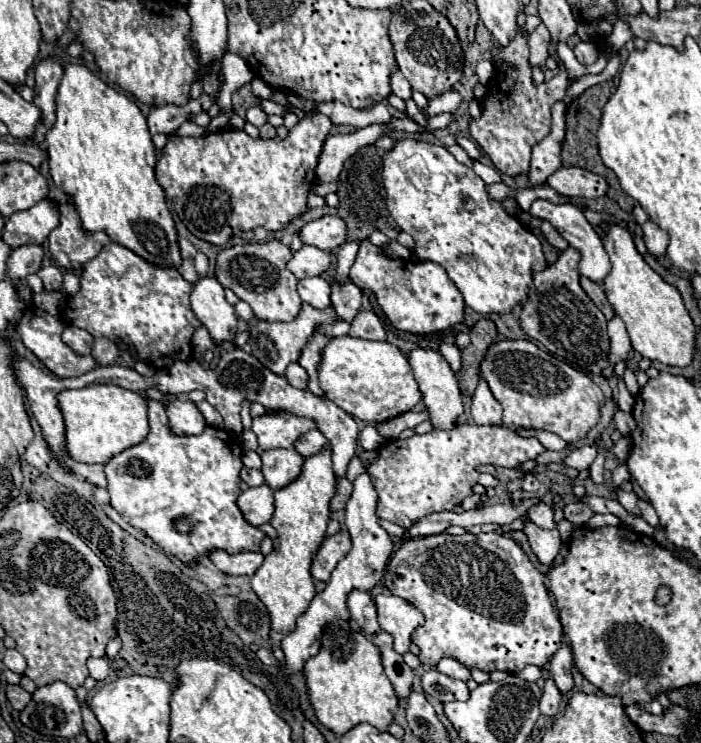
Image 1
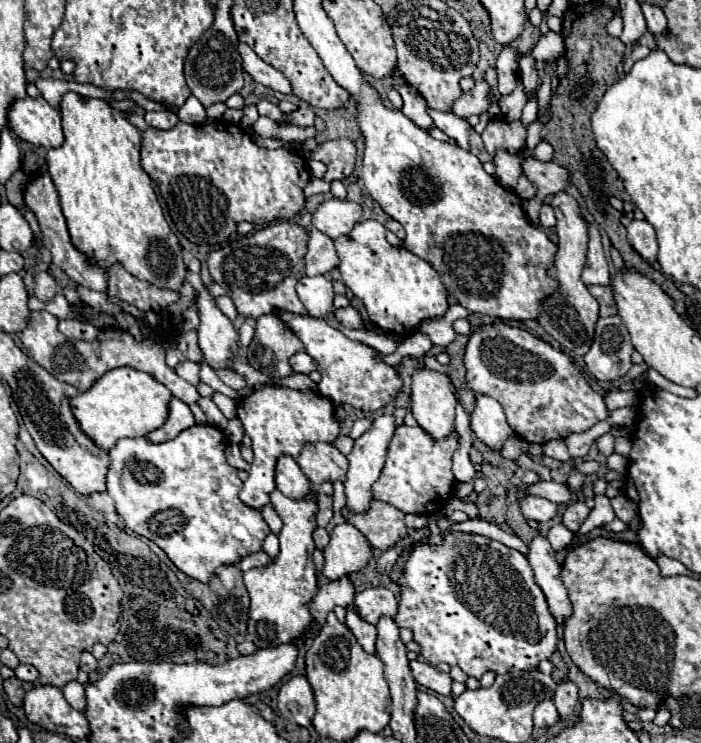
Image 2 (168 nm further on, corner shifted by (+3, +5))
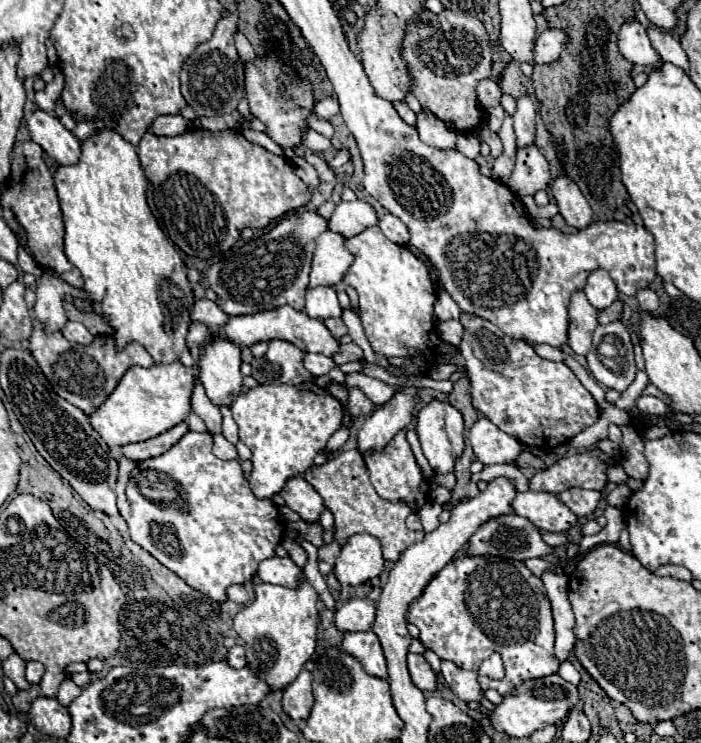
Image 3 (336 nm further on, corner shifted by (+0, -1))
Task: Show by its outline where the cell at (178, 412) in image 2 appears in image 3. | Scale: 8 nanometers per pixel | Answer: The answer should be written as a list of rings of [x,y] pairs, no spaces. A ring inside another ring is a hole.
[[[181,422],[173,428],[169,428],[167,432],[155,436],[155,438],[149,438],[149,440],[137,442],[137,444],[125,444],[125,446],[119,448],[119,452],[121,452],[121,456],[125,456],[127,460],[133,460],[133,462],[155,458],[155,456],[165,454],[173,444],[177,444],[187,430],[189,430],[187,424]]]

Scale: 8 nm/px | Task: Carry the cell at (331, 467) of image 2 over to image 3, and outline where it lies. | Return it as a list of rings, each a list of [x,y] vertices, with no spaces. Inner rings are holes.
[[[349,450],[349,452],[339,452],[333,454],[325,464],[309,468],[303,478],[321,494],[327,510],[335,518],[335,542],[343,546],[353,534],[367,532],[373,534],[381,540],[383,546],[383,556],[389,562],[399,560],[399,556],[413,546],[415,542],[421,542],[425,532],[409,532],[405,526],[405,518],[413,512],[413,508],[405,500],[389,502],[383,500],[375,488],[369,482],[369,472],[363,464],[363,458],[359,450]]]

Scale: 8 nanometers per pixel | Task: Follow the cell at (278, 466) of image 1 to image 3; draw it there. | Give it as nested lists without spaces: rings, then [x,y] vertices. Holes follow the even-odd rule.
[[[293,476],[291,480],[287,480],[285,488],[281,490],[281,496],[285,498],[287,506],[301,516],[301,520],[309,524],[319,522],[319,516],[325,508],[323,498],[301,476]]]

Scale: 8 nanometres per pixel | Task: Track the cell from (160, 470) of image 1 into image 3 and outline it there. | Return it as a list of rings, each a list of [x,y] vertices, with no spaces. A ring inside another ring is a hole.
[[[187,432],[171,450],[157,458],[141,462],[119,458],[119,480],[115,492],[117,508],[129,524],[131,540],[155,556],[191,588],[215,602],[225,602],[225,592],[231,584],[245,584],[253,580],[259,562],[275,556],[275,546],[281,544],[285,534],[285,520],[273,500],[261,500],[251,492],[249,482],[243,478],[239,460],[221,460],[211,452],[211,446],[213,438],[209,432]]]

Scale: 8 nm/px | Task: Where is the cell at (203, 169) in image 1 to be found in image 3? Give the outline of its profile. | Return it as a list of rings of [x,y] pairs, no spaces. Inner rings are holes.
[[[191,130],[173,138],[145,132],[139,142],[139,160],[145,176],[153,184],[153,200],[163,218],[167,238],[187,256],[195,258],[211,258],[227,252],[237,242],[243,228],[265,228],[271,220],[287,214],[289,210],[305,206],[311,196],[305,182],[295,176],[287,158],[251,144],[237,130]]]

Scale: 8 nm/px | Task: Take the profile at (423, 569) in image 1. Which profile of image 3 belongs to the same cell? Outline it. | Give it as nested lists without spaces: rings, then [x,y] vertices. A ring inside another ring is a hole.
[[[459,554],[451,560],[427,588],[423,594],[409,606],[407,620],[419,628],[419,640],[425,648],[433,650],[441,660],[451,660],[459,668],[465,670],[479,670],[481,662],[489,658],[493,652],[501,654],[505,676],[501,680],[493,680],[487,676],[479,676],[479,684],[483,690],[497,690],[501,696],[509,696],[519,684],[531,678],[543,678],[555,674],[559,670],[559,660],[553,654],[553,616],[551,604],[545,596],[545,588],[541,578],[533,576],[523,562],[517,560],[503,560],[495,556],[463,556]]]

